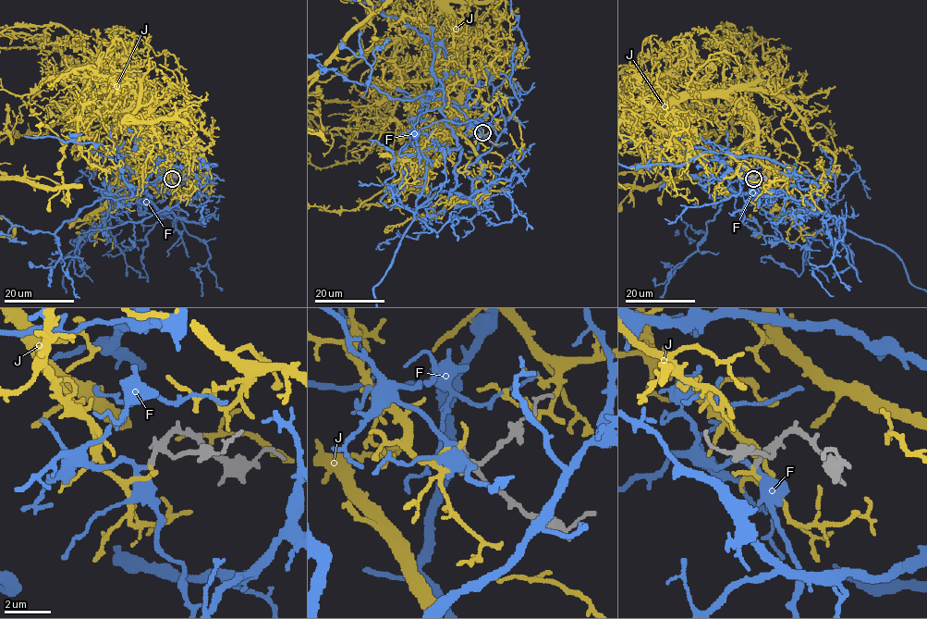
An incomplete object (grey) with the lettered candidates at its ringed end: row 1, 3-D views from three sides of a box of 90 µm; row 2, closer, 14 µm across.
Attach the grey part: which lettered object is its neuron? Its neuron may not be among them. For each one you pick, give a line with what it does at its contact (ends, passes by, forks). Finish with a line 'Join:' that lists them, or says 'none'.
F: it passes by
Join: F

